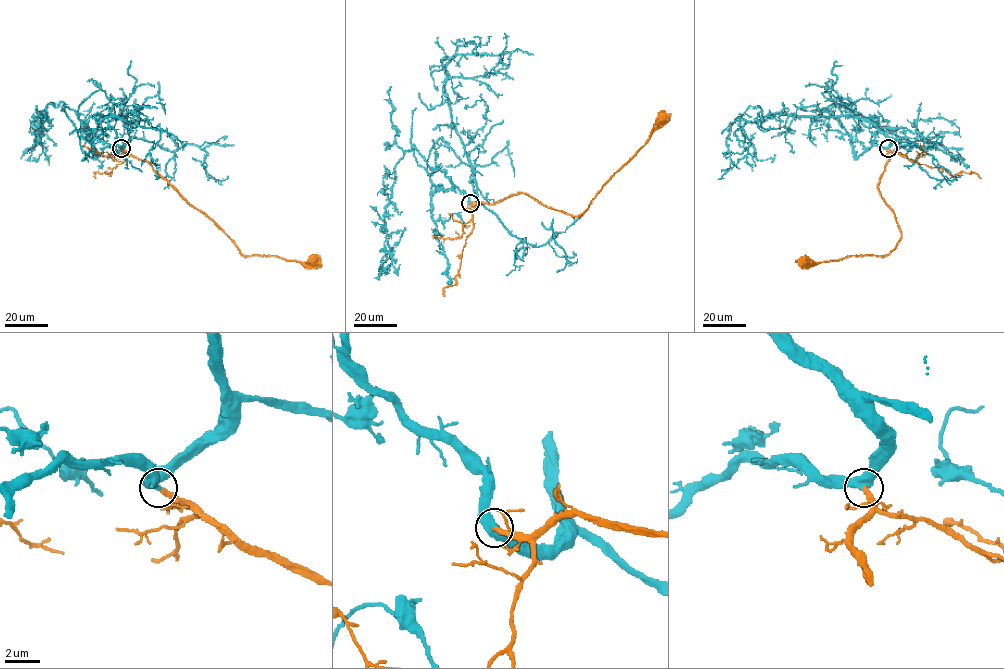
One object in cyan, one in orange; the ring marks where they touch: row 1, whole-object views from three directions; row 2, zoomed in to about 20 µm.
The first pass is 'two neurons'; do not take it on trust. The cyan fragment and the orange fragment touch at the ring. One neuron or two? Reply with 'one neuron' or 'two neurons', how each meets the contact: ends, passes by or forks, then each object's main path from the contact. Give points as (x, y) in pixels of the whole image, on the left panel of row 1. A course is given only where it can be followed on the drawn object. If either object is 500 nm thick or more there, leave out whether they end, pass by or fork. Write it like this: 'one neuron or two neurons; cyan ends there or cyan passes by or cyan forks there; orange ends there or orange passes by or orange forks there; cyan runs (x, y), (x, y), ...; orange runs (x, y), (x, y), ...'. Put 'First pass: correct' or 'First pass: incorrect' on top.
First pass: incorrect
one neuron; cyan runs (121, 148), (107, 145), (92, 159), (61, 101), (47, 106), (37, 141), (44, 134), (31, 123), (53, 119); orange runs (121, 148), (146, 160), (190, 204), (204, 213), (245, 256), (277, 256), (313, 262)

